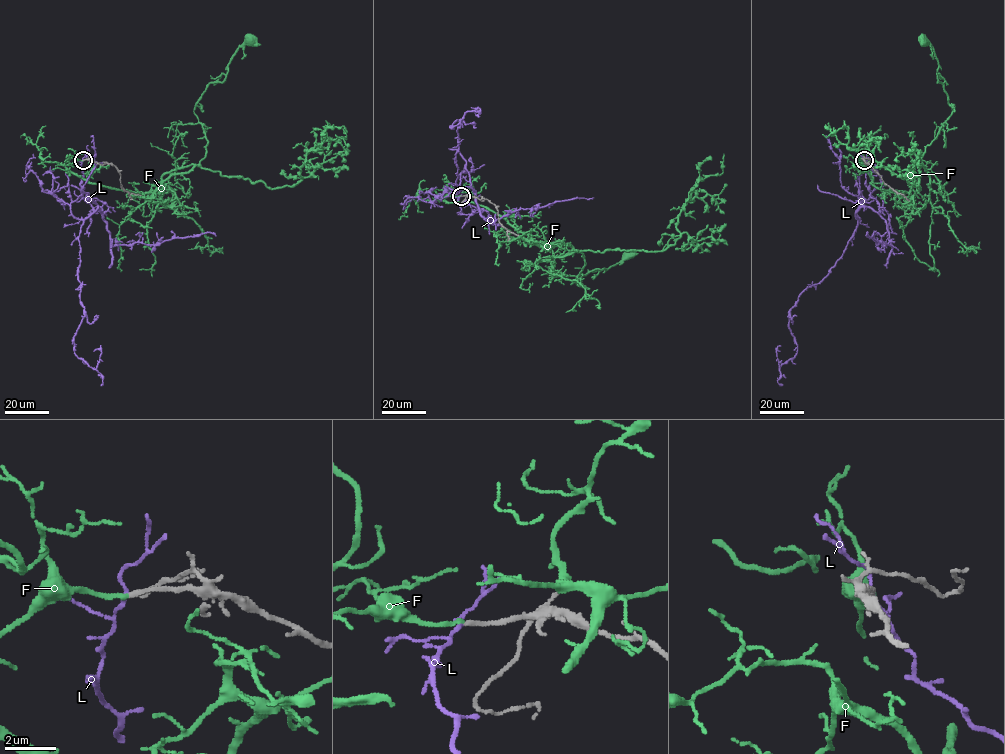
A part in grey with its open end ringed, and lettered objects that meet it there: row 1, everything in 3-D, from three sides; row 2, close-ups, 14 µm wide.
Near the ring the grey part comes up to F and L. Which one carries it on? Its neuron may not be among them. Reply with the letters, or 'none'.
F

